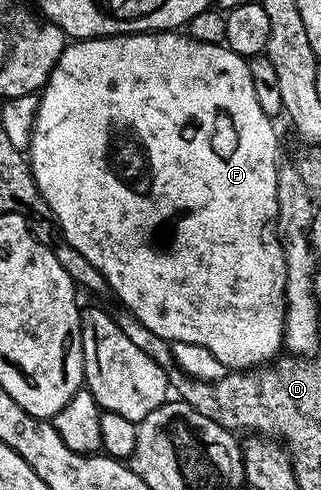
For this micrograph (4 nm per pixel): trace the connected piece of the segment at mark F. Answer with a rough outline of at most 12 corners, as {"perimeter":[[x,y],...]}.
{"perimeter":[[181,31],[66,44],[27,160],[120,304],[285,335],[277,133]]}

